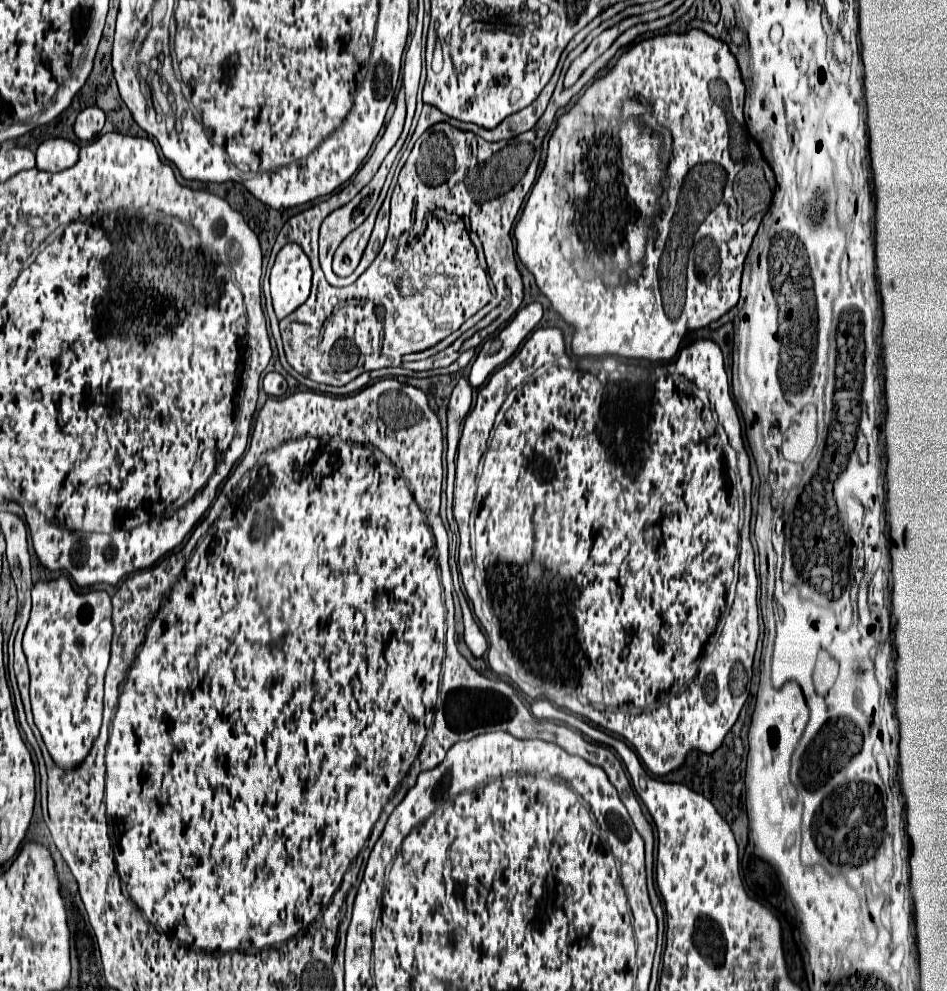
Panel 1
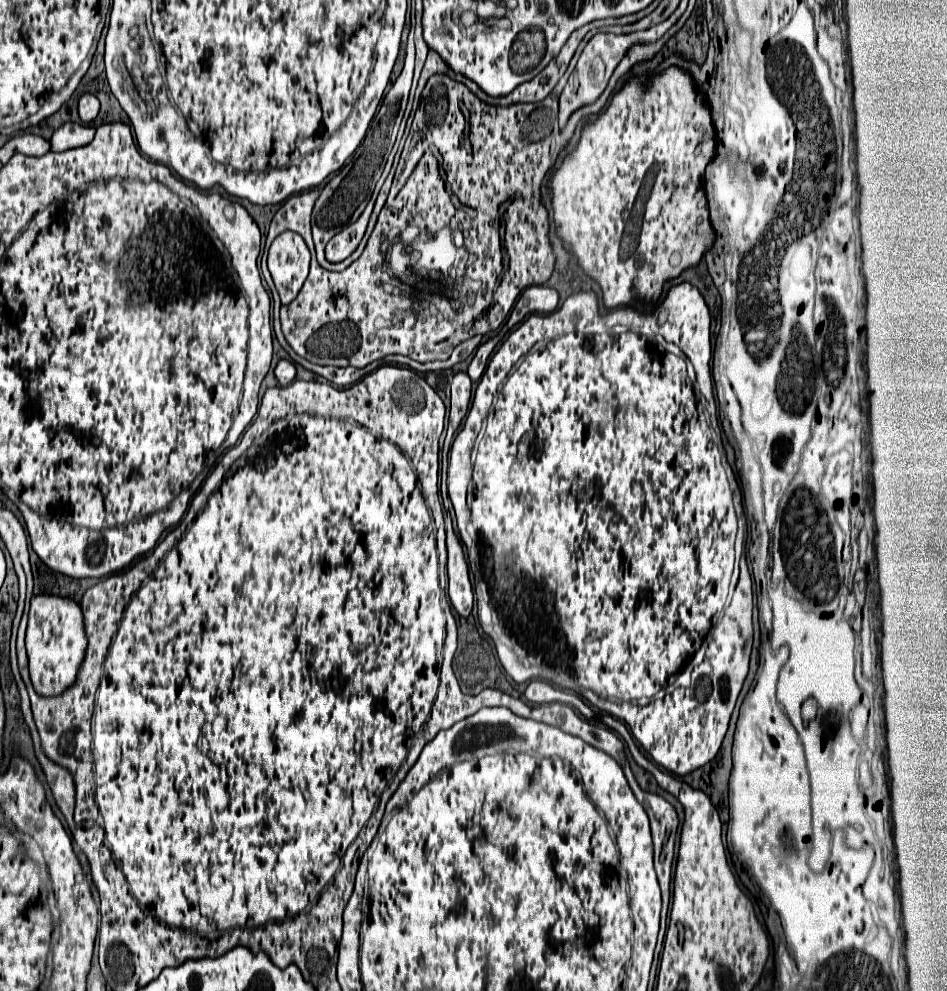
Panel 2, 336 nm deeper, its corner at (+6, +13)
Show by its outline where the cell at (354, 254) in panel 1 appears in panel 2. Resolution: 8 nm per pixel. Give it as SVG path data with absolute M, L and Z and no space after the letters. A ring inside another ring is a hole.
M365 210L359 220L355 220L355 224L349 224L347 228L343 228L343 232L339 232L337 236L331 238L331 242L327 242L325 254L329 262L341 262L345 260L349 254L355 252L355 248L359 246L365 230L367 230L367 222L369 222L371 210Z

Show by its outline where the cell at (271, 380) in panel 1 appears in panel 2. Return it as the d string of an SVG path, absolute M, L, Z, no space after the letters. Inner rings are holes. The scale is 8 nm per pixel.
M279 360L275 368L275 378L279 380L279 386L287 386L295 378L295 366L289 360Z

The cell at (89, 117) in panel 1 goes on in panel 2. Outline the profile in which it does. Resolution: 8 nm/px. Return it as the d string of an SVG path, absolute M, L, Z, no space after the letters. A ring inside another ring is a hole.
M83 94L79 98L79 118L89 124L99 114L99 100L93 94Z

